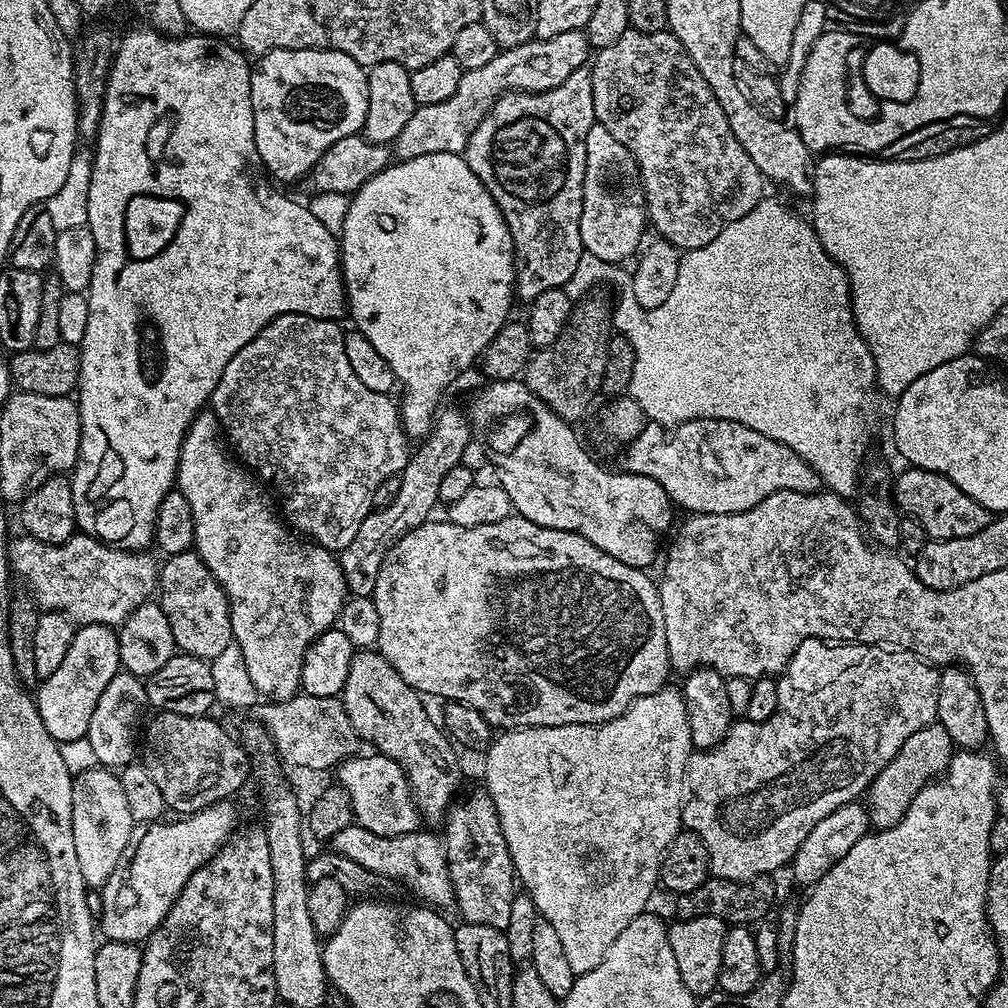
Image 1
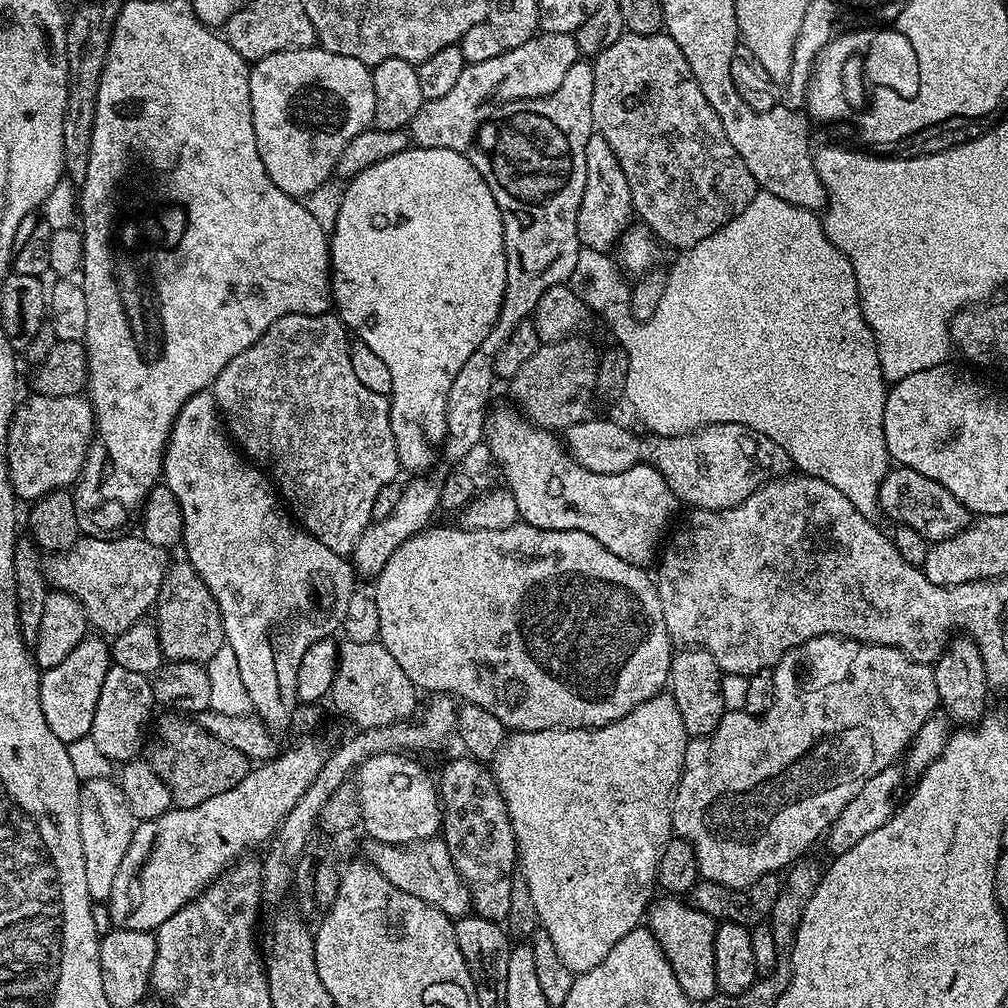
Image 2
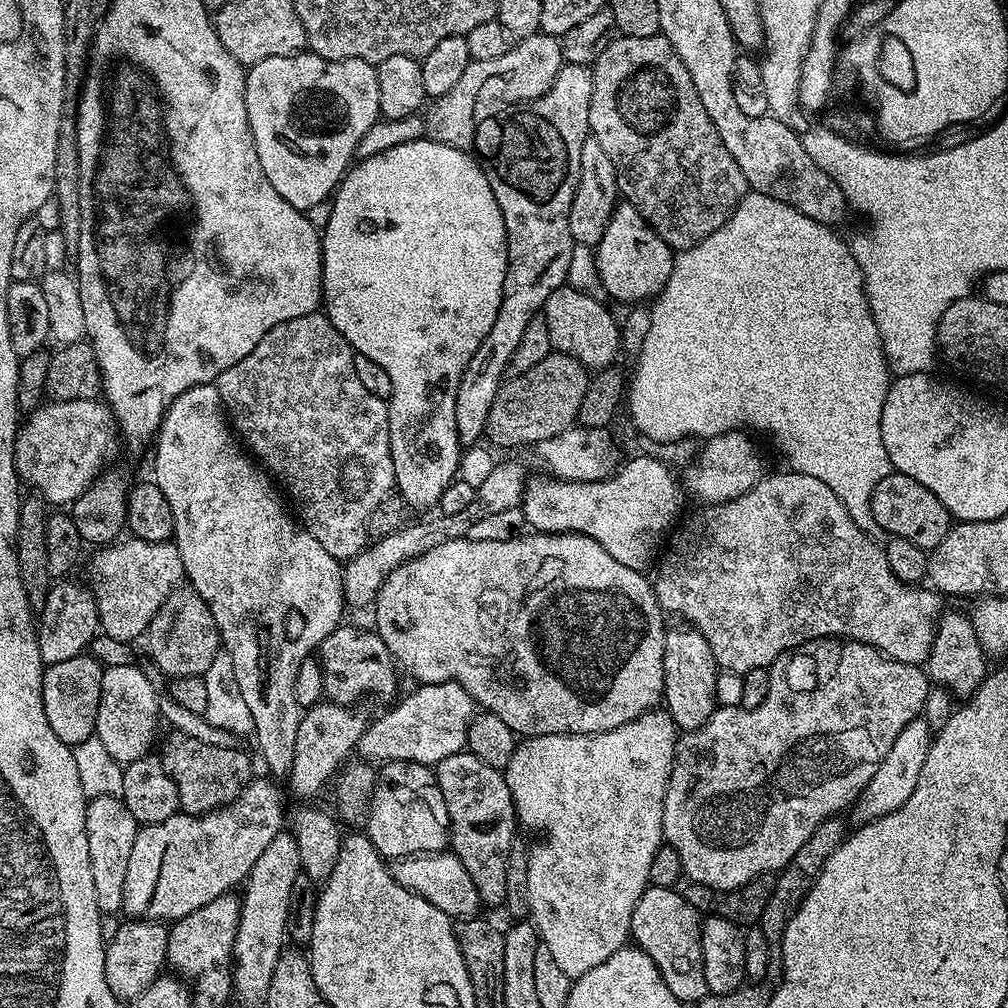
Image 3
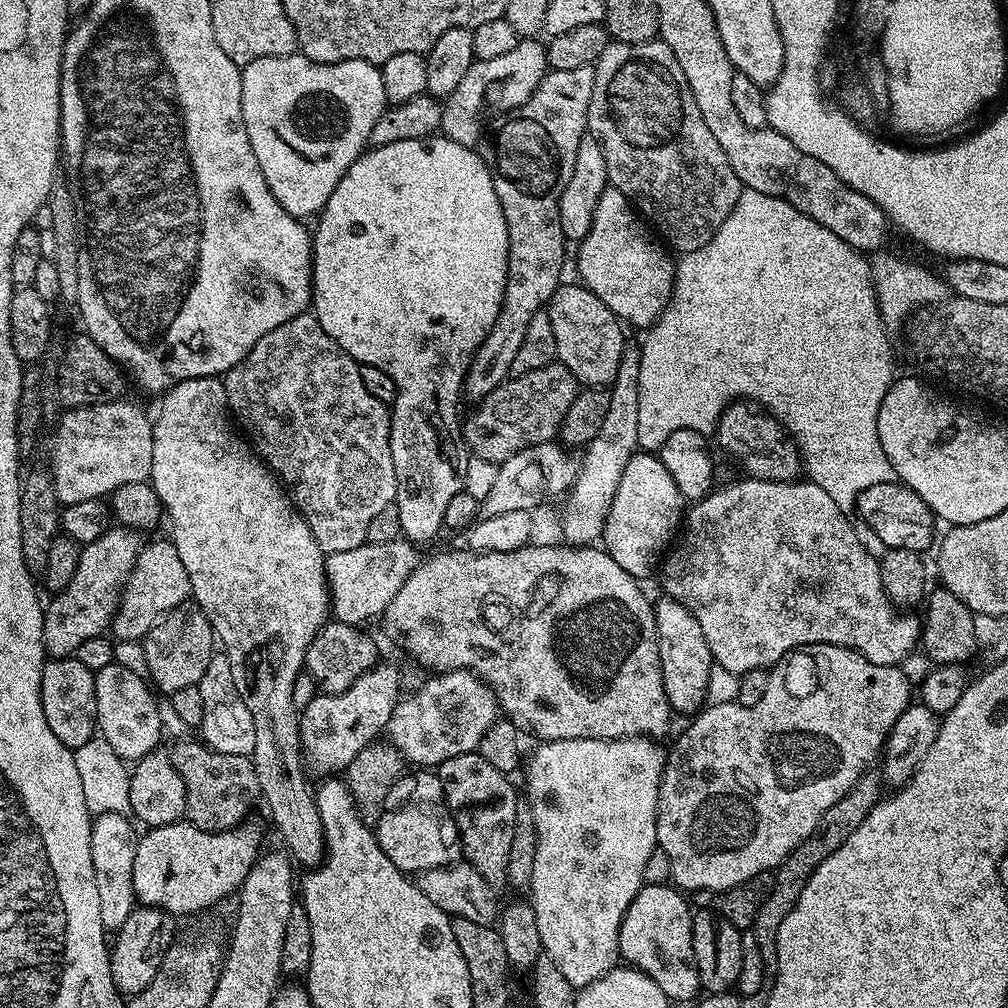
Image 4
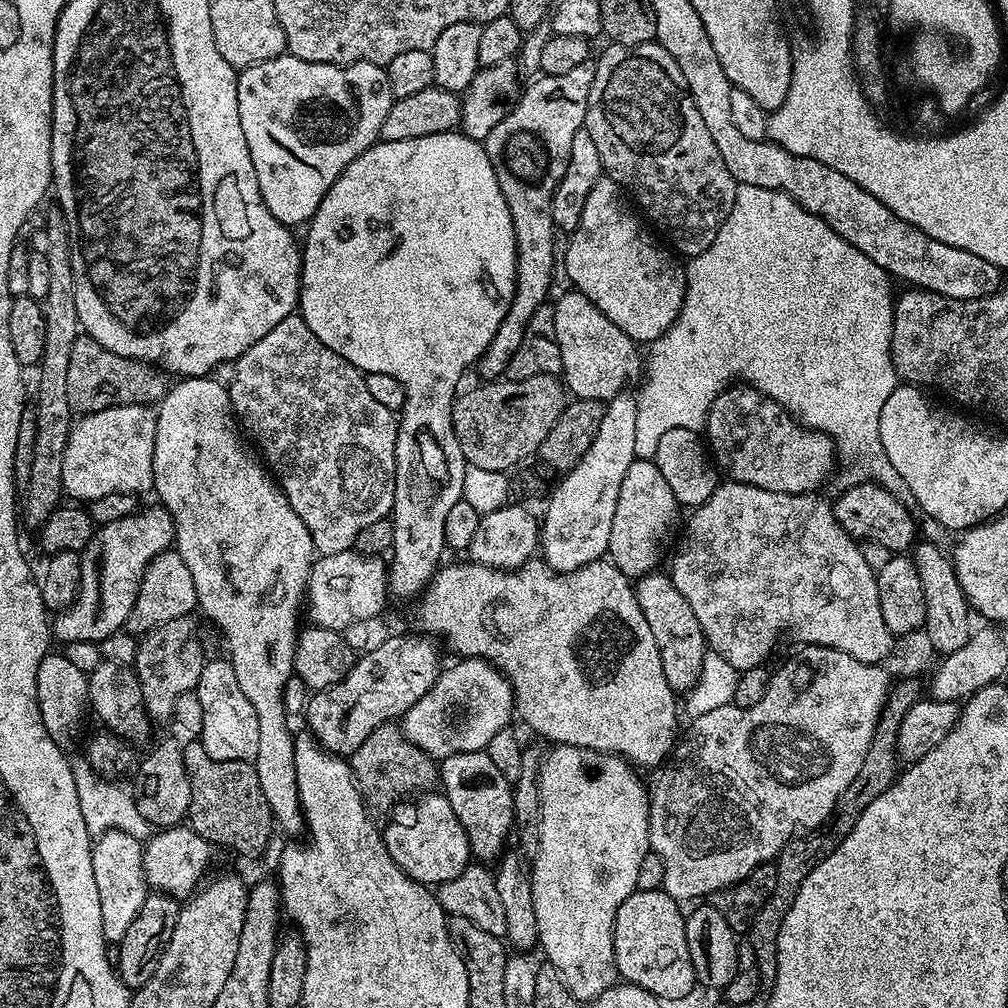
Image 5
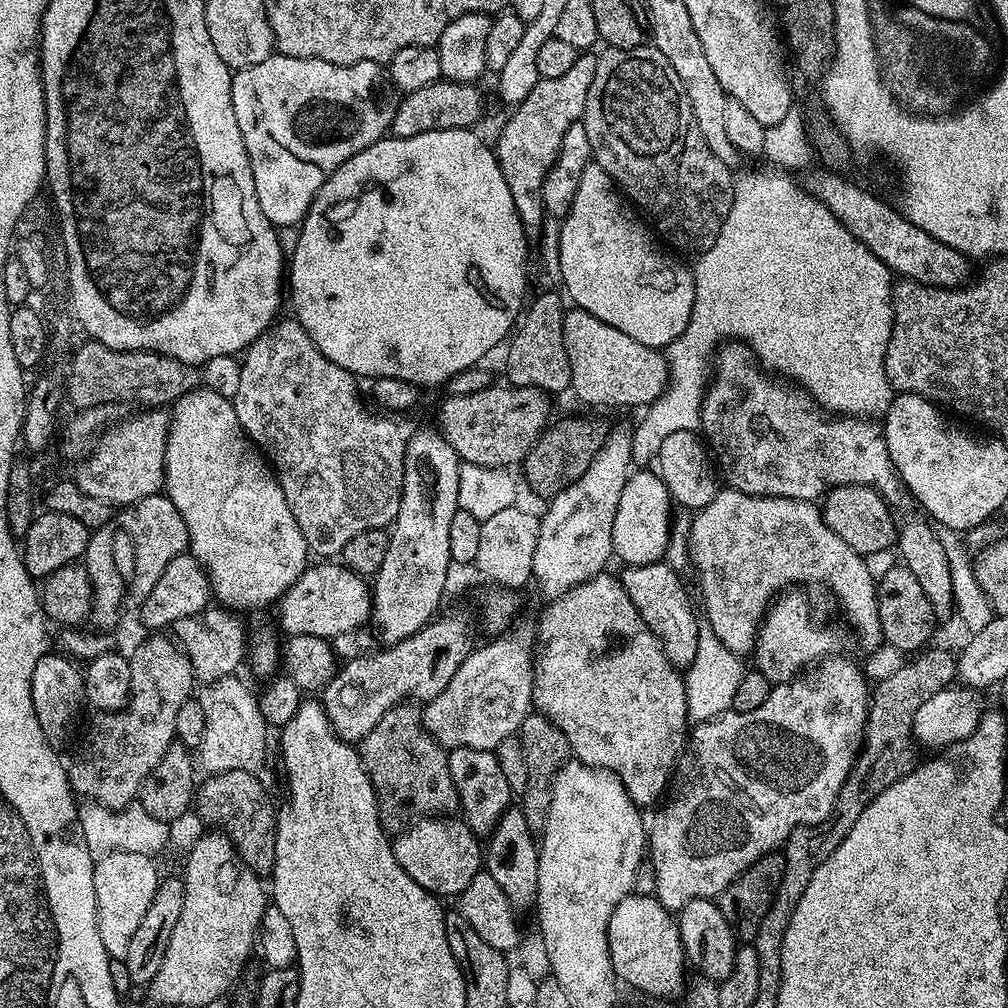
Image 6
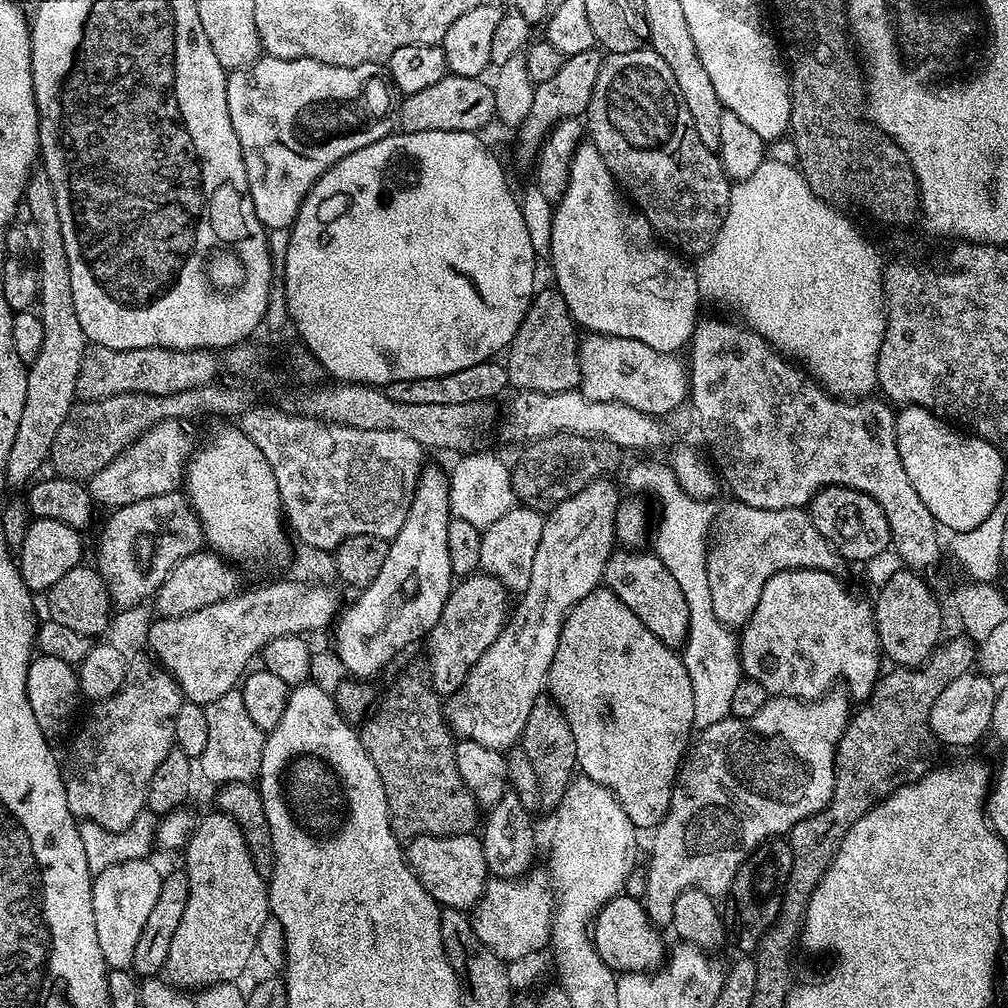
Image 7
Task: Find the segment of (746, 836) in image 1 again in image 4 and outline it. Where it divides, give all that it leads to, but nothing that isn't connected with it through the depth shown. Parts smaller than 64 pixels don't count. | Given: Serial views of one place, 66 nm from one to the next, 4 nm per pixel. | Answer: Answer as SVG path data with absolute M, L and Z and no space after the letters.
M814 644L812 650L820 662L820 666L826 666L826 680L822 690L808 692L808 694L796 694L798 702L790 696L782 696L782 678L778 670L768 672L766 682L766 694L762 694L762 702L754 706L742 706L741 704L708 704L703 710L691 717L692 725L681 734L673 746L672 752L667 753L664 773L660 779L660 793L658 794L658 810L656 811L656 843L659 851L665 852L670 858L671 883L677 889L685 893L694 892L725 892L728 888L737 888L745 884L747 880L753 880L764 872L772 872L780 867L793 848L797 848L805 838L812 833L822 822L826 810L838 802L858 782L863 772L869 771L872 764L877 763L881 755L884 743L888 741L890 730L894 722L907 710L908 705L914 700L914 684L908 681L908 676L903 667L891 664L890 666L878 666L870 662L862 653L855 652L852 648L841 648L839 644Z

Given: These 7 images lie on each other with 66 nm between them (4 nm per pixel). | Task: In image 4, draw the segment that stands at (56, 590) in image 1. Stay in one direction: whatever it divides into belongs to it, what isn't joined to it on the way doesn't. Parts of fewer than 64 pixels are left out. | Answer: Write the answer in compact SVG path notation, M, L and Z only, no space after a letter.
M171 539L145 543L118 597L116 614L110 625L111 635L117 641L143 641L144 635L163 618L165 612L180 607L191 594L190 574L186 574L186 566L182 566L182 558L178 558L178 550Z

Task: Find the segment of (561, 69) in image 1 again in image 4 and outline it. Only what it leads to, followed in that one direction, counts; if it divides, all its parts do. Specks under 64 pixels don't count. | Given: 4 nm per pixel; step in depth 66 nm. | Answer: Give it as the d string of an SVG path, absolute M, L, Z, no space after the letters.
M524 38L514 46L514 50L510 50L510 54L501 54L499 58L489 60L476 59L470 70L466 70L466 75L454 94L443 101L440 132L462 146L476 148L488 120L494 119L500 108L515 110L523 106L550 71L548 49L540 42L536 38Z

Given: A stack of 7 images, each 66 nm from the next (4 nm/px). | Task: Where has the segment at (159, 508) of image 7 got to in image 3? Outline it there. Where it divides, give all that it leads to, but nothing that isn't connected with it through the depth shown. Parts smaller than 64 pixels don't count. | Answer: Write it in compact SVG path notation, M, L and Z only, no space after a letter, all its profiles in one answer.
M56 582L49 587L44 607L38 612L38 654L46 666L66 662L66 658L81 655L98 635L100 626L96 600L91 591L83 583L64 583L68 582Z

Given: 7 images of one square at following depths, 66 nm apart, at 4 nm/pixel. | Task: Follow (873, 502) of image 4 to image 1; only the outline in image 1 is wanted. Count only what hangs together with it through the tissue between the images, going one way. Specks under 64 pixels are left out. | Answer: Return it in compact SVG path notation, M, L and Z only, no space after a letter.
M905 467L905 472L895 477L892 486L892 499L895 500L897 508L901 513L907 514L921 524L928 540L949 540L950 538L970 538L970 534L978 534L978 530L986 530L986 526L992 523L993 513L982 506L982 502L974 502L970 494L962 494L950 478L946 478L937 472L922 470L921 468Z

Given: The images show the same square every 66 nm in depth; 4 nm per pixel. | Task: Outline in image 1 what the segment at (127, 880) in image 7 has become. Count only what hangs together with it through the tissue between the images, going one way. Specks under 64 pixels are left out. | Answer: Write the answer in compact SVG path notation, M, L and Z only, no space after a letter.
M97 766L80 772L72 781L72 825L74 826L74 851L78 854L78 867L89 889L99 890L114 874L134 821L130 806L126 806L126 794L122 790L119 775L113 769Z

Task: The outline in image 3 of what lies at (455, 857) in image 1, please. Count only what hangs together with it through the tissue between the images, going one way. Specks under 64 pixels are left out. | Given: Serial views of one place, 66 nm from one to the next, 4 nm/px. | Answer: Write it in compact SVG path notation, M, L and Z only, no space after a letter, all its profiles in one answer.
M470 751L450 754L450 758L442 758L434 766L436 781L442 790L442 798L446 798L446 810L448 811L448 823L450 825L450 850L466 866L470 878L474 878L474 886L478 886L481 905L503 905L506 898L506 866L508 855L513 844L517 843L516 807L510 794L510 786L506 786L503 771L478 758Z

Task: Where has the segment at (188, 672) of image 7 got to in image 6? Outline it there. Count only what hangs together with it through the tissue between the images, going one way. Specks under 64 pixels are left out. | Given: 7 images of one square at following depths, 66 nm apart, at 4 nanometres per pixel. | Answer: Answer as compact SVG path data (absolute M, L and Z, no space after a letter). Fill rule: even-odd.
M342 562L316 563L305 568L298 582L277 601L276 610L284 633L294 636L310 634L312 637L327 639L344 636L354 631L359 624L367 625L372 614L369 581ZM214 606L190 618L180 619L172 626L176 642L190 658L193 675L201 683L212 683L221 676L233 675L240 662L245 661L248 633L237 616L231 609Z

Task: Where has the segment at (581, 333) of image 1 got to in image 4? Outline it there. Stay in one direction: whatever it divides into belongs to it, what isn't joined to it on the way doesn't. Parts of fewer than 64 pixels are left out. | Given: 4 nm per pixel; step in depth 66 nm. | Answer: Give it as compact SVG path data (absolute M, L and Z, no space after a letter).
M559 362L542 366L538 370L530 370L530 374L514 376L499 384L484 400L475 405L472 413L467 413L462 424L462 435L465 445L473 457L485 459L499 466L506 458L518 454L518 450L529 448L535 444L546 444L557 439L562 418L566 418L566 410L570 410L570 402L574 402L578 385L570 369Z

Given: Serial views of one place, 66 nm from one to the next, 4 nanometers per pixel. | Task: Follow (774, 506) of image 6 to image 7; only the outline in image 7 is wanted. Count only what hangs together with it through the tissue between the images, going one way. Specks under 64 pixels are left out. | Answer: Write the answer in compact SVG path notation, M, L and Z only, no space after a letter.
M731 503L717 511L708 549L710 602L714 602L714 614L724 624L743 626L748 621L758 598L762 598L762 586L774 573L795 568L836 572L842 564L841 556L818 534L804 508L758 510L758 506Z

